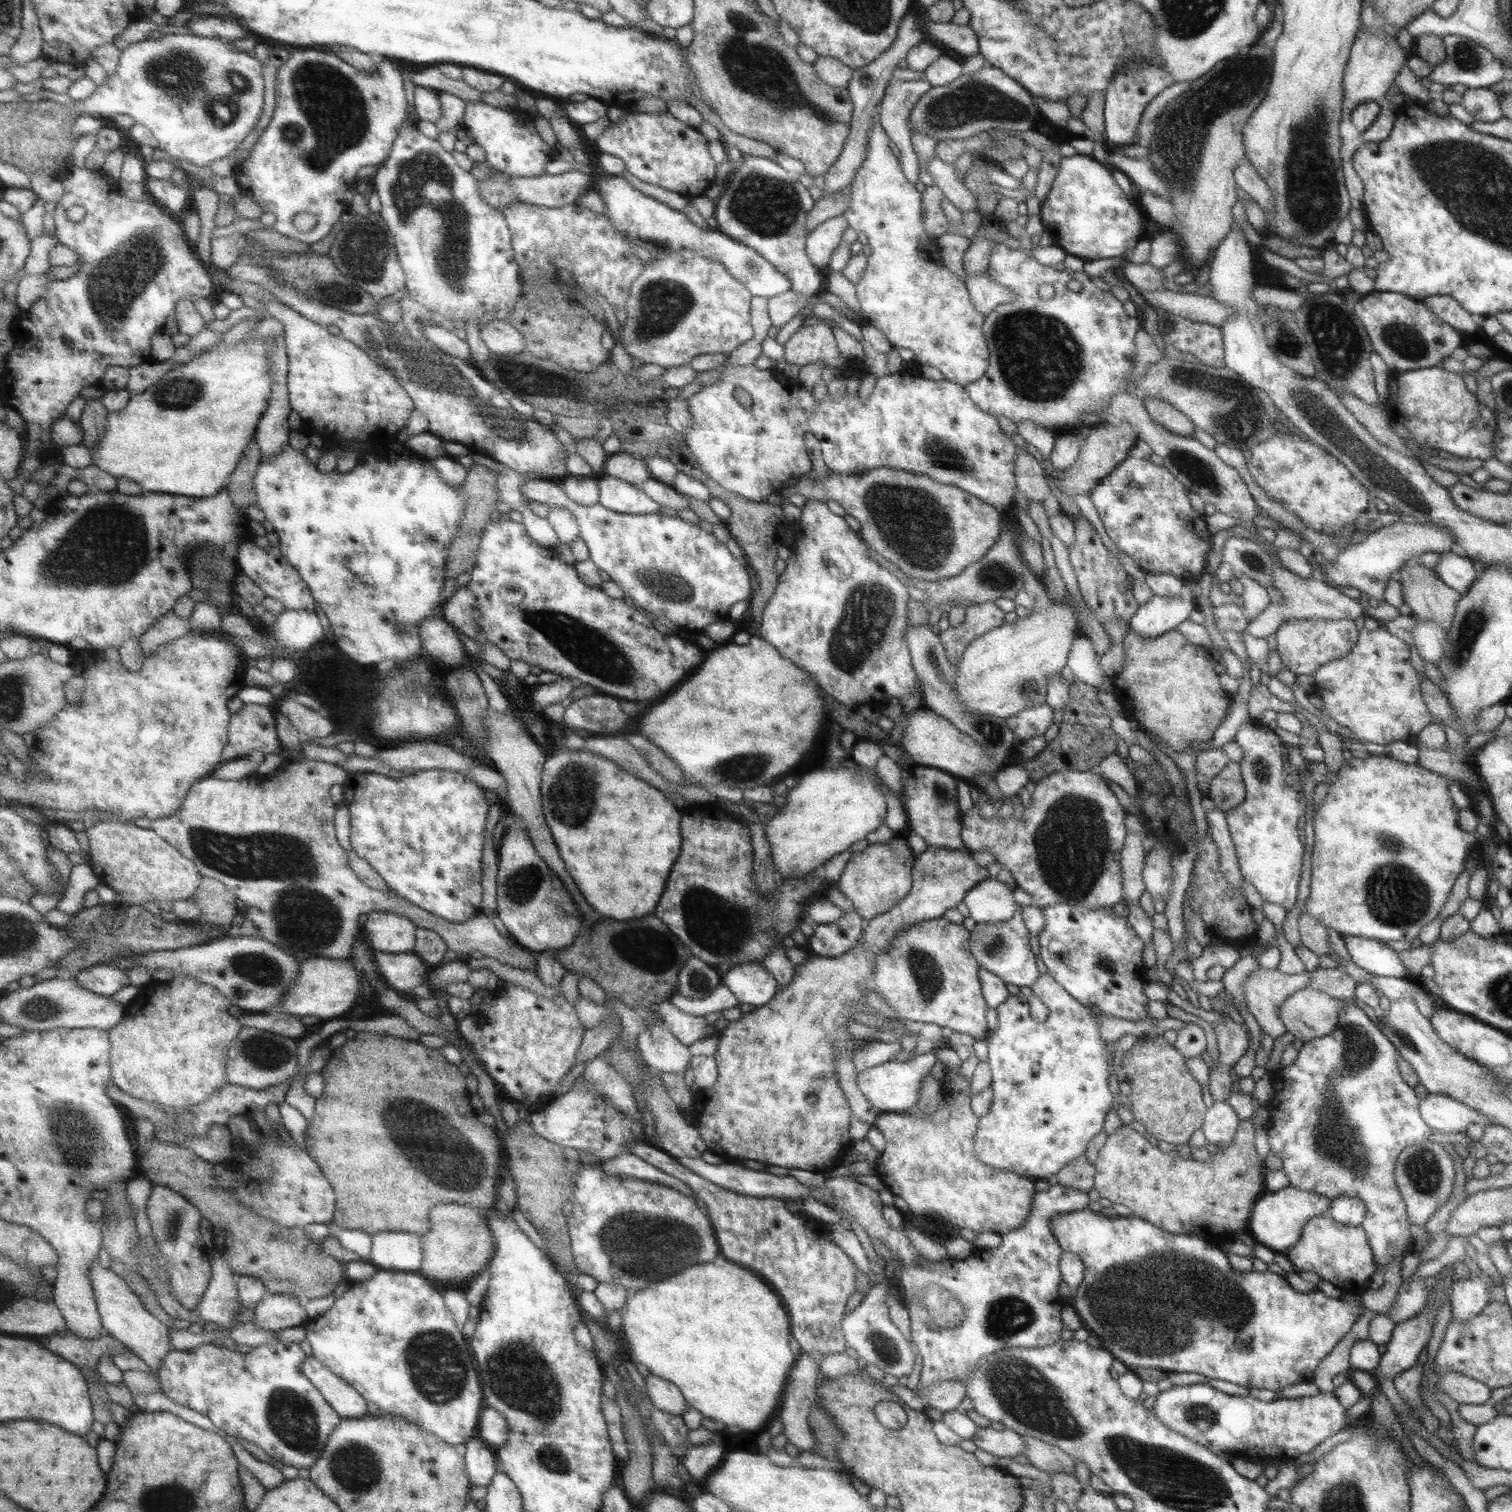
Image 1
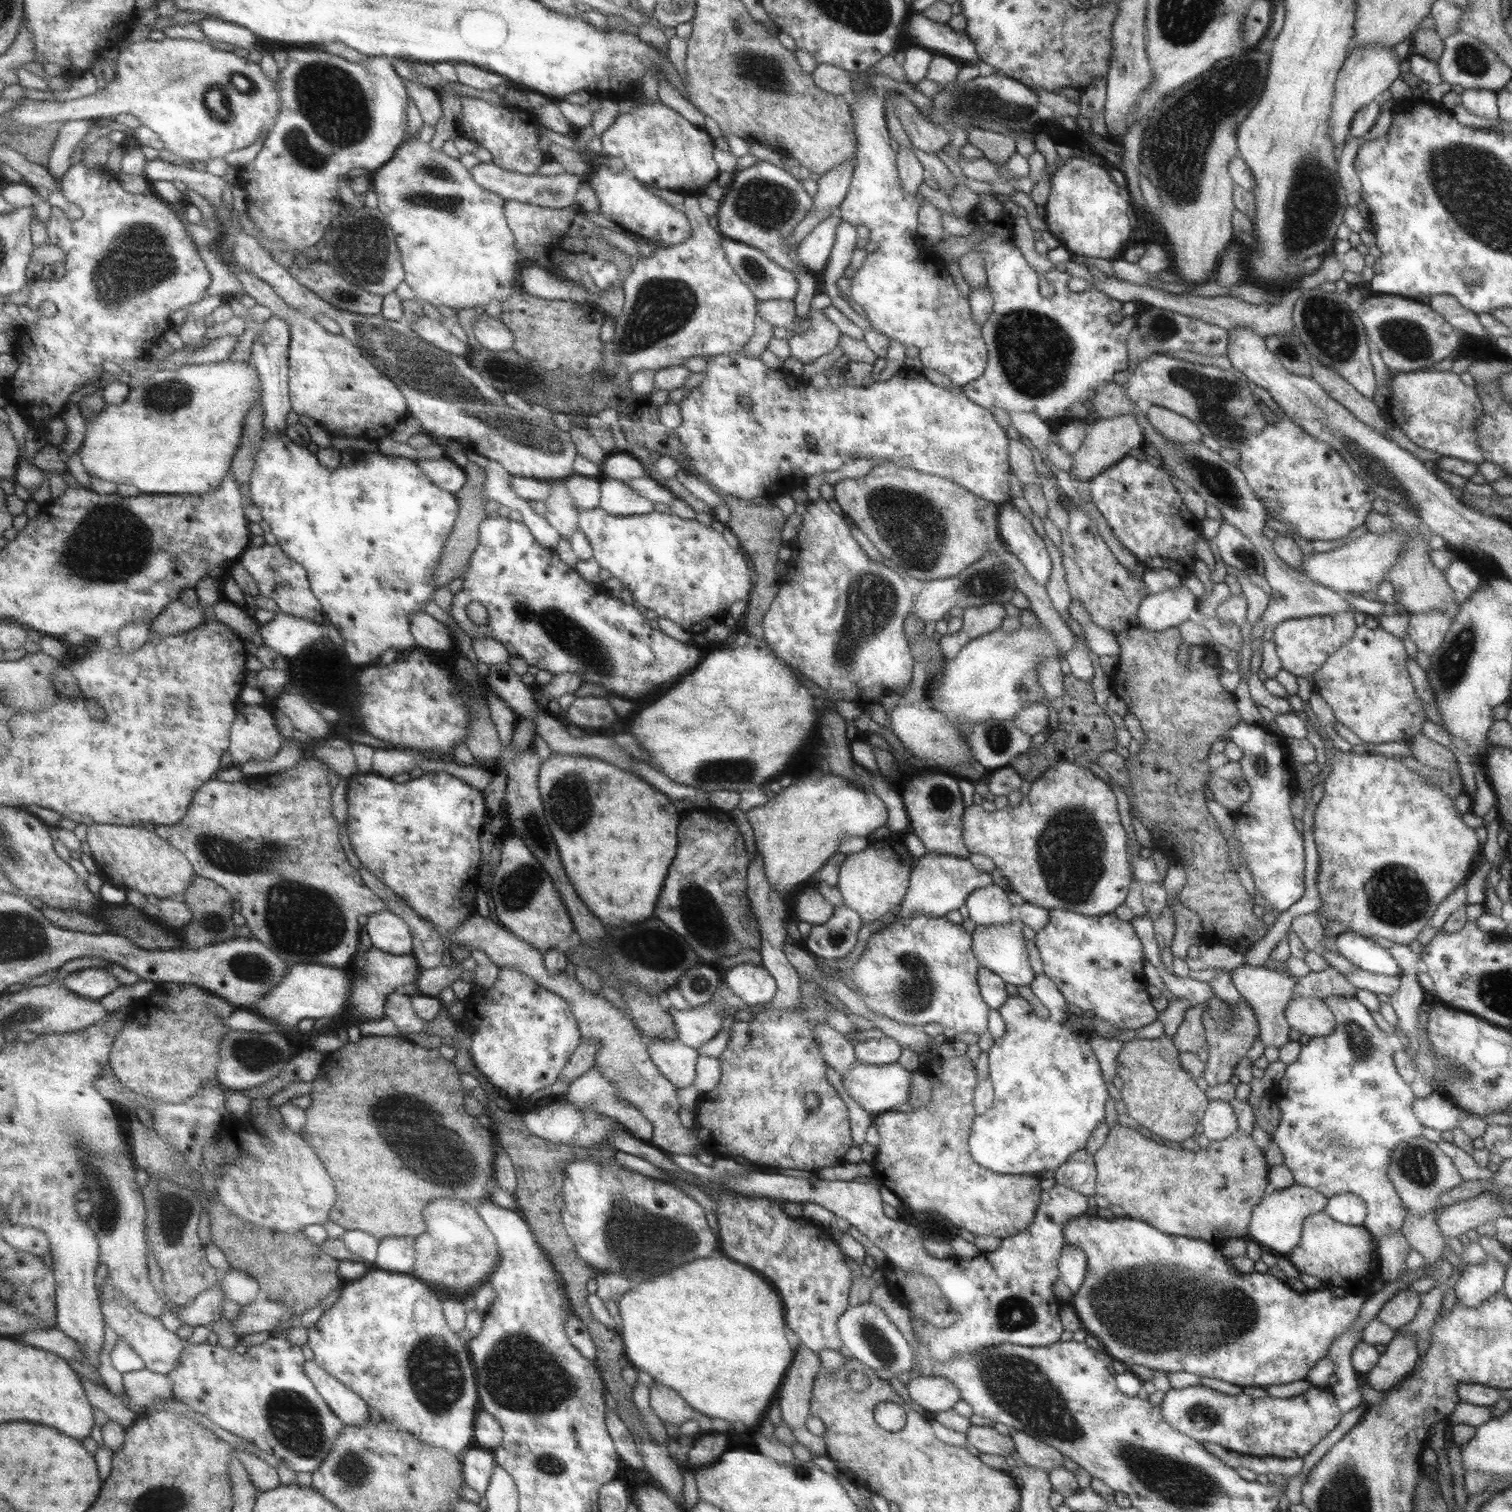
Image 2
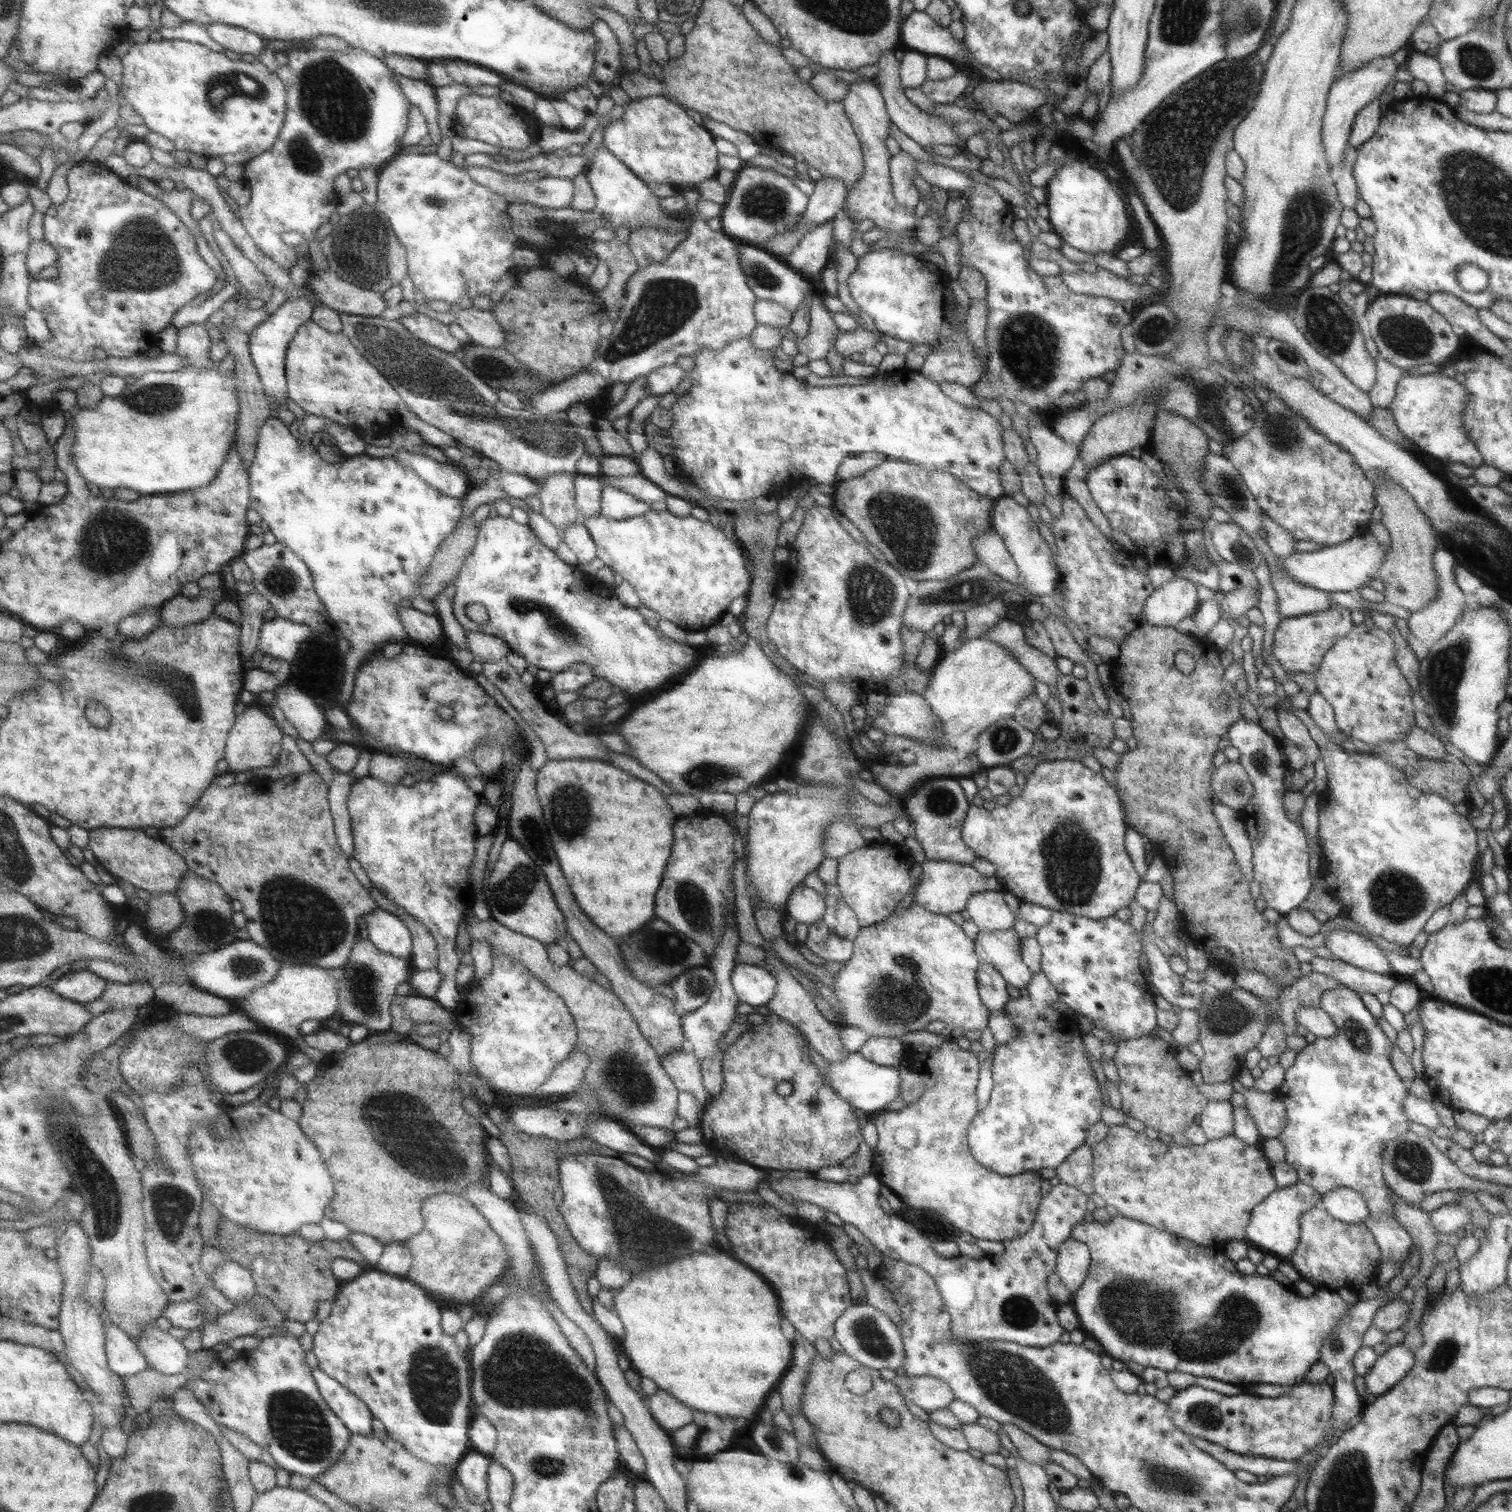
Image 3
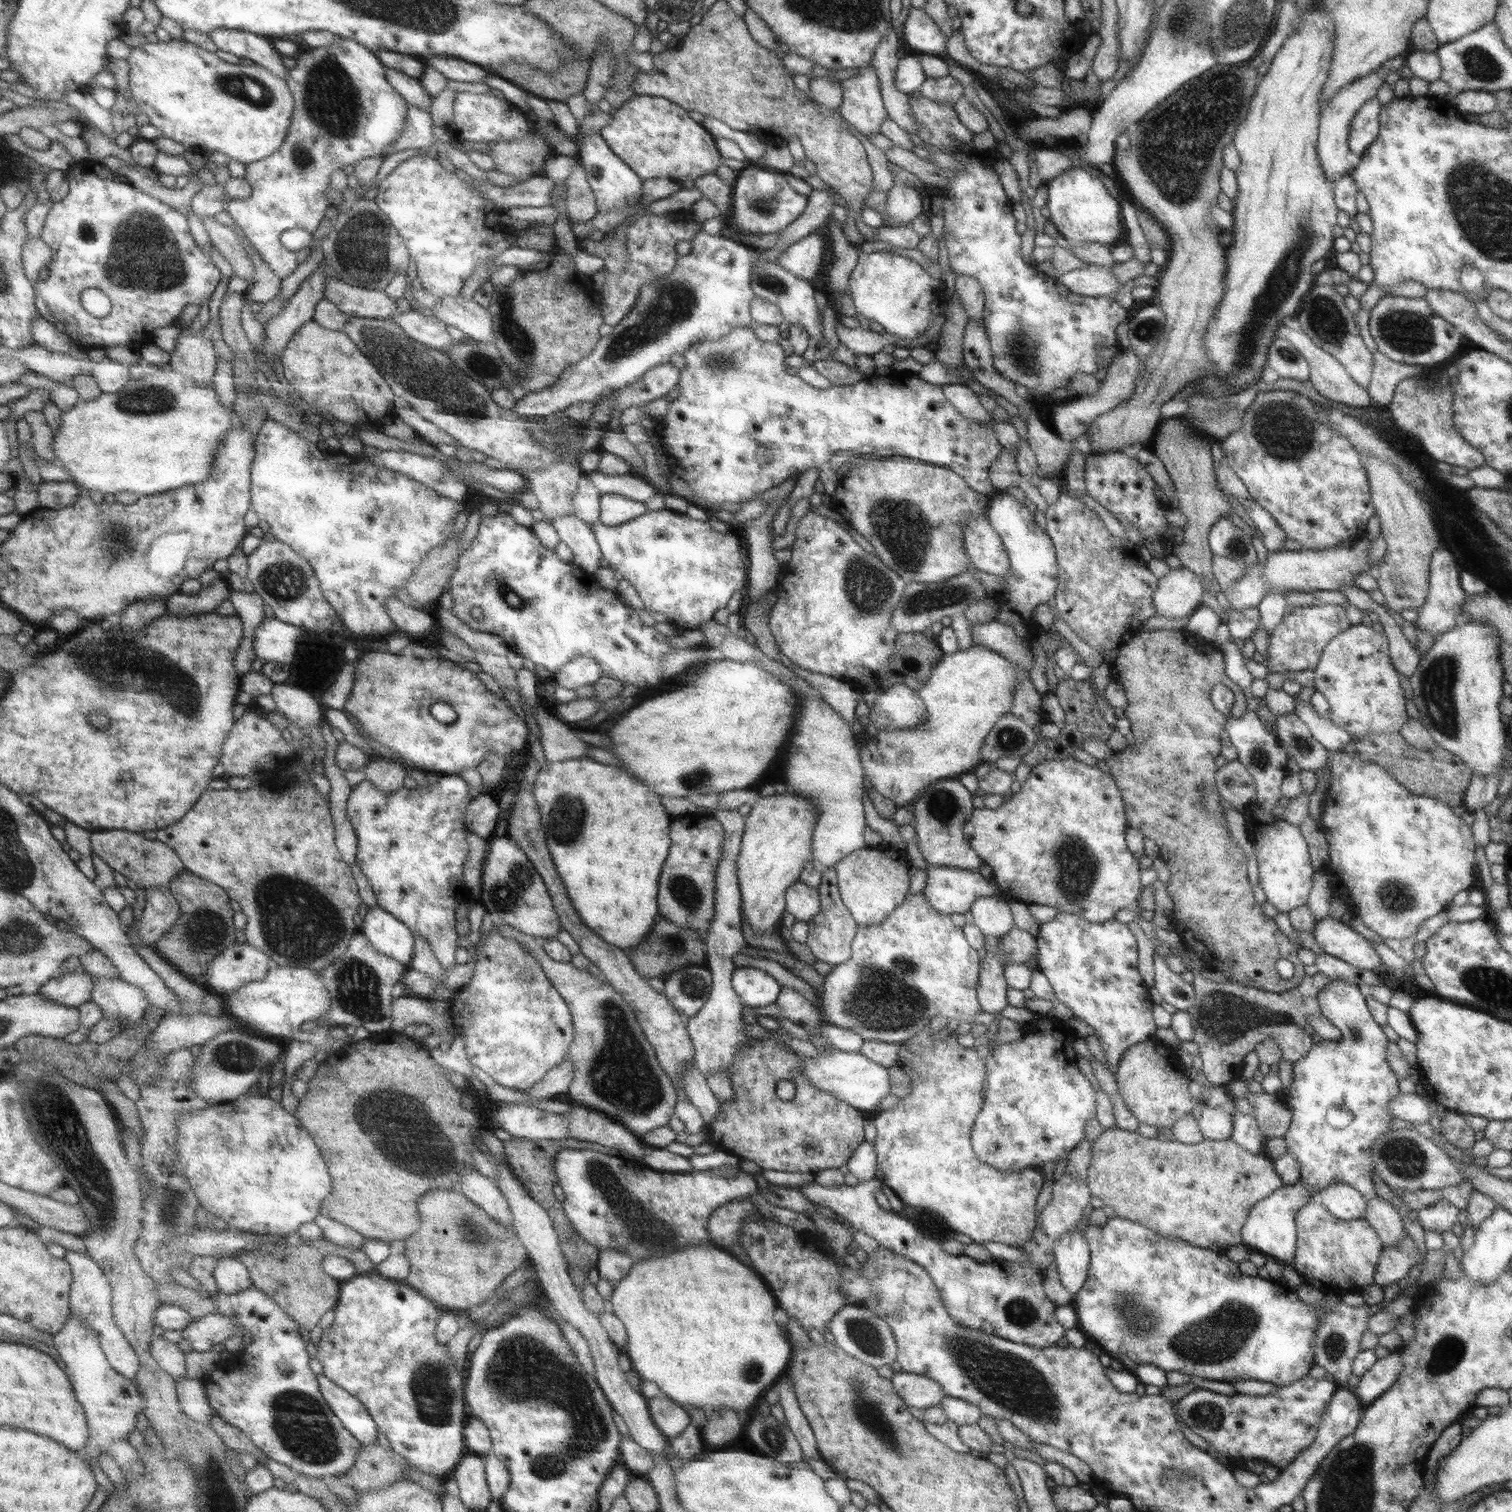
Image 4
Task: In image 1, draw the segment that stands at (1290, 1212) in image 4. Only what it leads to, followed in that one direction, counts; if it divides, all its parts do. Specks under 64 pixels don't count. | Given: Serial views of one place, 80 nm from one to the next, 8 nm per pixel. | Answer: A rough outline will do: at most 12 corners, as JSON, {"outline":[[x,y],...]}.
{"outline":[[1292,1185],[1266,1191],[1247,1231],[1286,1253],[1331,1198]]}

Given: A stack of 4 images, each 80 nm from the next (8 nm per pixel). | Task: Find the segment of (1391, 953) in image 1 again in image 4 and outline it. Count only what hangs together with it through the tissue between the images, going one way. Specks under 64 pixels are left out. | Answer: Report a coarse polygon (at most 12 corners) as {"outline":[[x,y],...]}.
{"outline":[[1340,919],[1316,922],[1312,934],[1326,954],[1381,972],[1372,943]]}

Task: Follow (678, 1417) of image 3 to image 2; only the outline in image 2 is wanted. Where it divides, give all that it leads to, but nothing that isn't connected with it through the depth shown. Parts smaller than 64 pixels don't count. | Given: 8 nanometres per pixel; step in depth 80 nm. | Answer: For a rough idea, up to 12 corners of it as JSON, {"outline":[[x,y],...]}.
{"outline":[[654,1382],[652,1412],[682,1427],[697,1415],[678,1391]]}

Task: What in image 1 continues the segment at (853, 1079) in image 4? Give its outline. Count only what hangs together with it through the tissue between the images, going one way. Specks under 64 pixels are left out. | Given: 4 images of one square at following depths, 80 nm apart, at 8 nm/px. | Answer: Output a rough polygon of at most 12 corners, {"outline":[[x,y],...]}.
{"outline":[[935,1050],[905,1062],[890,1059],[858,1074],[882,1113],[917,1105]]}

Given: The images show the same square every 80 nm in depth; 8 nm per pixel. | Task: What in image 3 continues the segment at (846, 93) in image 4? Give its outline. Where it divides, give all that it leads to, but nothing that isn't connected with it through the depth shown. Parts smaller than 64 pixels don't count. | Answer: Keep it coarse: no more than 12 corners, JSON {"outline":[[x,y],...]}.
{"outline":[[866,76],[849,83],[846,114],[860,139],[862,178],[850,216],[889,238],[915,230],[894,196],[885,98]]}

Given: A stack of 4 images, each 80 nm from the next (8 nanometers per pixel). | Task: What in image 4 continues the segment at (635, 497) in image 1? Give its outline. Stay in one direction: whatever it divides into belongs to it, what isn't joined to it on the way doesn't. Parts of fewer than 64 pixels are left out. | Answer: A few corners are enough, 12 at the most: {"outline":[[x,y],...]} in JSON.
{"outline":[[601,494],[600,522],[620,526],[642,517],[645,503]]}

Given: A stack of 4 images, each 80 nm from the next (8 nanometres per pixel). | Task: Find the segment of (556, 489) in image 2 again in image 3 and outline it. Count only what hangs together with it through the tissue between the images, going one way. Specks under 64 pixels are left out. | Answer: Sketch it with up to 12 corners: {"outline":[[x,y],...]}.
{"outline":[[575,474],[536,479],[542,514],[556,531],[579,520]]}

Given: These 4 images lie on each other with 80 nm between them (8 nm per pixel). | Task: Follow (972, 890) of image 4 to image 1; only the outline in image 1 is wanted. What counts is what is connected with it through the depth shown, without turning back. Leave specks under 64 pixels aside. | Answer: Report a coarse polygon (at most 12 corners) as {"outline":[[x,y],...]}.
{"outline":[[928,845],[856,946],[795,965],[715,1037],[693,1125],[720,1157],[823,1175],[877,954],[988,880]]}

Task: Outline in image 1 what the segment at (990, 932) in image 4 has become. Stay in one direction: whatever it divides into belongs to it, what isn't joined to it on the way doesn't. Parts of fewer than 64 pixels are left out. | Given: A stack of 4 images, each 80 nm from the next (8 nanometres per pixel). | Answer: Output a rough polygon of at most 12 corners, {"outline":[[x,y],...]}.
{"outline":[[990,877],[963,902],[976,923],[1022,912],[1012,888]]}

